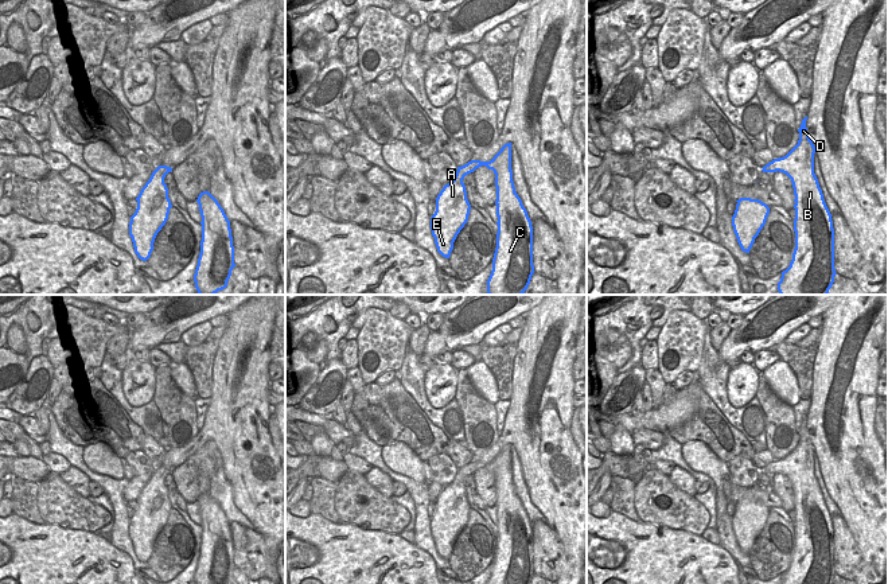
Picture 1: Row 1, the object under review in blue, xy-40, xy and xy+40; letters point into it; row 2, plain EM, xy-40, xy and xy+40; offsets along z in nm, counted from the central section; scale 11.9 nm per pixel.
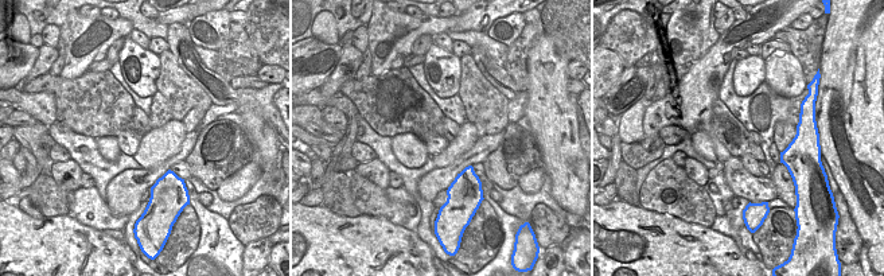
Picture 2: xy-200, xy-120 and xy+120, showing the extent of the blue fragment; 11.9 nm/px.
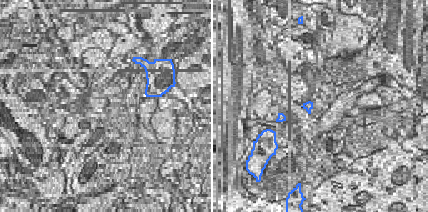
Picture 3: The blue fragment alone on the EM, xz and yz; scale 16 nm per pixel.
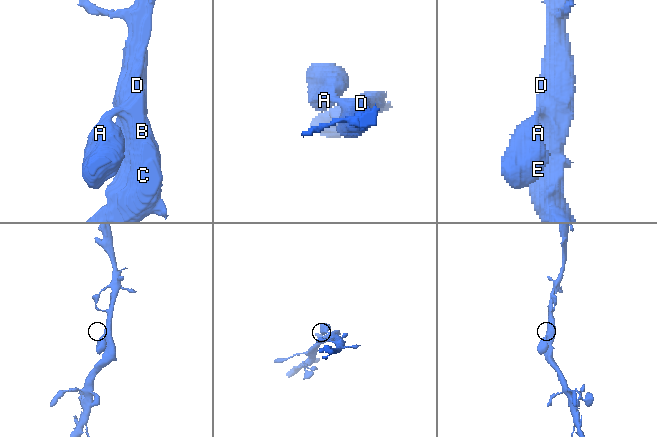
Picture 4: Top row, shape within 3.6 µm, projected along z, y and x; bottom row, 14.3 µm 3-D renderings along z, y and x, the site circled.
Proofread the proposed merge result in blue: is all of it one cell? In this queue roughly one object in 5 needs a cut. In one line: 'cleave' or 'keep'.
keep

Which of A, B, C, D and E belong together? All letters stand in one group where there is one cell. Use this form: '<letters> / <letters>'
A B C D E

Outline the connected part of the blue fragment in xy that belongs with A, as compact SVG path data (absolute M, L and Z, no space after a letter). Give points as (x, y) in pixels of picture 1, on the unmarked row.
M511 444L505 445L490 463L471 462L457 468L453 482L443 488L431 519L437 553L449 560L453 544L467 525L471 511L463 480L482 467L494 472L496 488L496 549L487 584L530 584L534 575L533 527L515 494Z

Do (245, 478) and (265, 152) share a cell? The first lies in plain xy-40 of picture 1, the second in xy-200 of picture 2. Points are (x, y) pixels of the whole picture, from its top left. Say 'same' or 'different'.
same

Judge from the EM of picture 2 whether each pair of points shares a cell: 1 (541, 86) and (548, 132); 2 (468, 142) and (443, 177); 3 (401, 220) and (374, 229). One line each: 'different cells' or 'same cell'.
1: same cell
2: different cells
3: different cells

